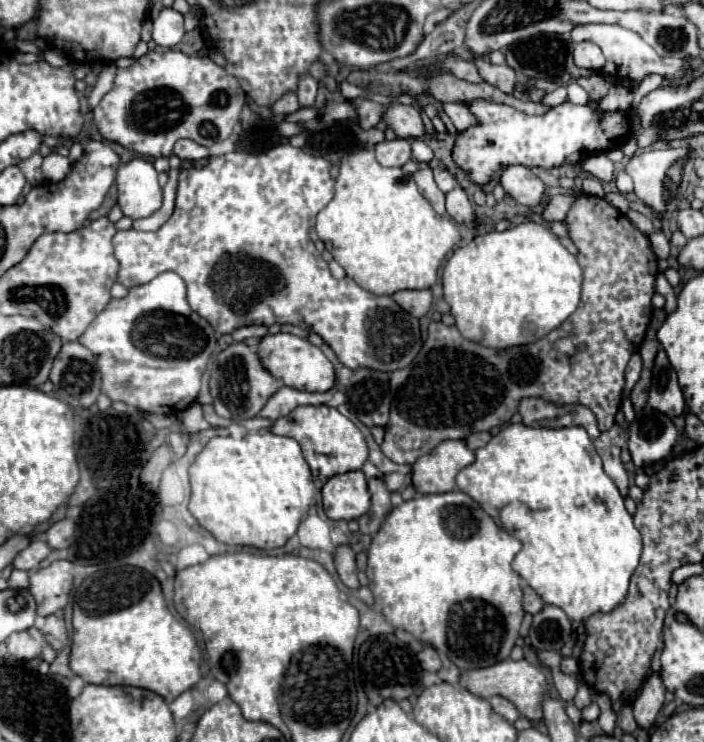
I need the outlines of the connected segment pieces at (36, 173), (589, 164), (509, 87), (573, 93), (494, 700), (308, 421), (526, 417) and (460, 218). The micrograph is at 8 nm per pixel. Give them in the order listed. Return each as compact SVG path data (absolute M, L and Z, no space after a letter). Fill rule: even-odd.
M36 152L36 154L32 154L30 158L26 158L26 160L22 160L22 162L18 164L18 168L22 170L22 174L26 176L26 182L30 182L32 186L42 182L40 166L42 166L42 156L40 156L38 152Z
M604 152L590 154L590 156L582 162L582 168L584 168L590 176L594 176L594 178L598 178L598 180L602 180L602 182L610 182L610 180L614 178L614 172L616 172L616 170L614 170L614 162L610 162Z
M476 56L474 58L474 66L478 68L480 76L490 82L496 84L498 88L504 88L504 92L512 92L516 86L516 74L508 64L492 64L490 60Z
M570 82L566 90L568 90L568 100L570 100L572 104L586 104L586 102L590 104L590 102L592 102L590 96L586 94L586 90L584 90L582 86L578 86L576 82Z
M492 696L492 698L490 698L490 704L492 704L494 712L500 714L500 716L502 716L504 720L508 720L508 722L514 722L514 720L520 716L520 712L516 710L516 706L514 706L510 700L502 698L502 696Z
M300 406L292 410L288 416L278 418L270 428L270 432L278 436L294 438L300 444L306 462L310 462L310 468L318 470L326 478L360 470L368 458L368 446L362 432L346 416L342 416L336 408L330 408L330 406ZM316 454L322 454L328 460L316 462Z
M524 398L520 402L518 412L522 414L522 422L534 428L564 428L564 426L582 426L588 436L596 440L600 436L596 416L590 408L582 404L554 406L542 398Z
M456 186L454 190L450 190L446 194L446 212L450 218L454 218L458 224L464 224L464 222L472 222L474 220L474 210L472 210L472 204L466 196L466 192Z

